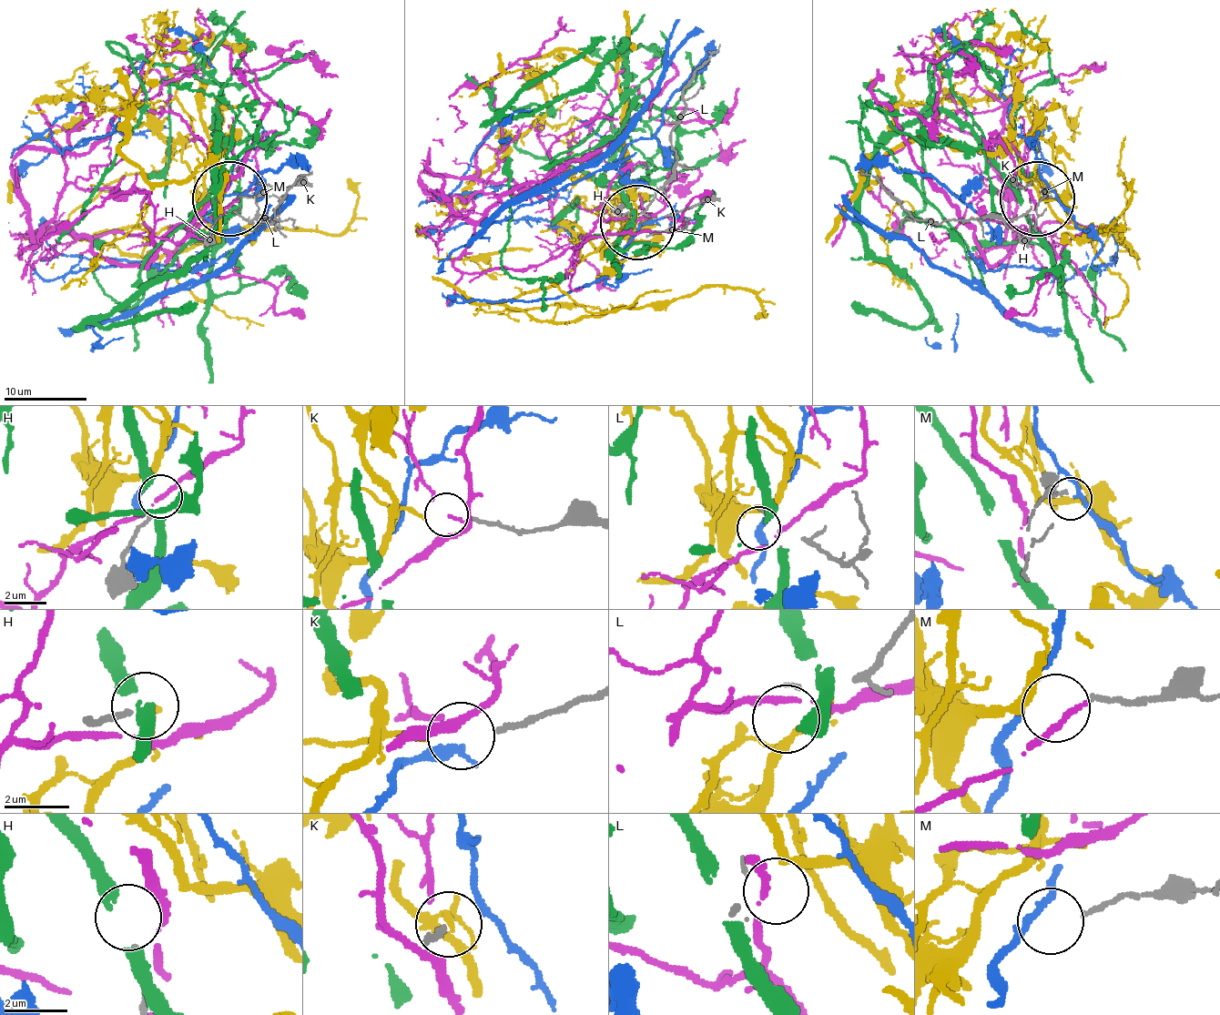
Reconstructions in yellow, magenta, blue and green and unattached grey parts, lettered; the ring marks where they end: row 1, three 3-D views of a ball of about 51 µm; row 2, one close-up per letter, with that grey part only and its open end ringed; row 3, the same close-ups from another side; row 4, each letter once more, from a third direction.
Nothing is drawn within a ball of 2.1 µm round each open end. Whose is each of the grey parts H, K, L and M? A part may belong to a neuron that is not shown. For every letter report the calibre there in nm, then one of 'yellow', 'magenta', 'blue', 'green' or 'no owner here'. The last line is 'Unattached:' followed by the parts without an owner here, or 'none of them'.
H: 170 nm thick; no owner here
K: 170 nm thick; yellow
L: 100 nm thick; no owner here
M: 150 nm thick; no owner here
Unattached: H, L, M

